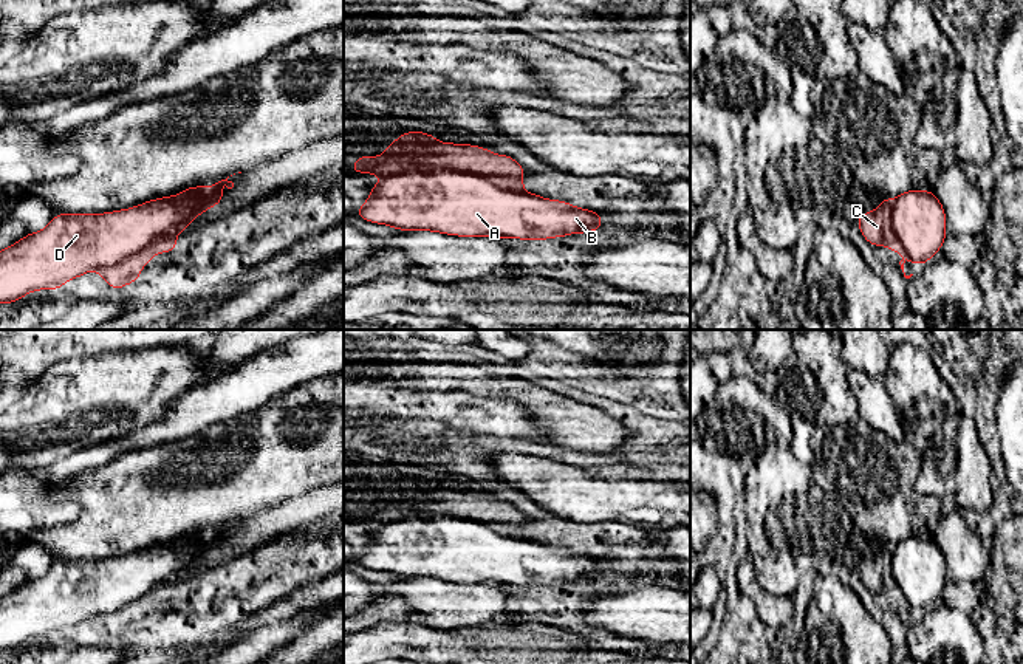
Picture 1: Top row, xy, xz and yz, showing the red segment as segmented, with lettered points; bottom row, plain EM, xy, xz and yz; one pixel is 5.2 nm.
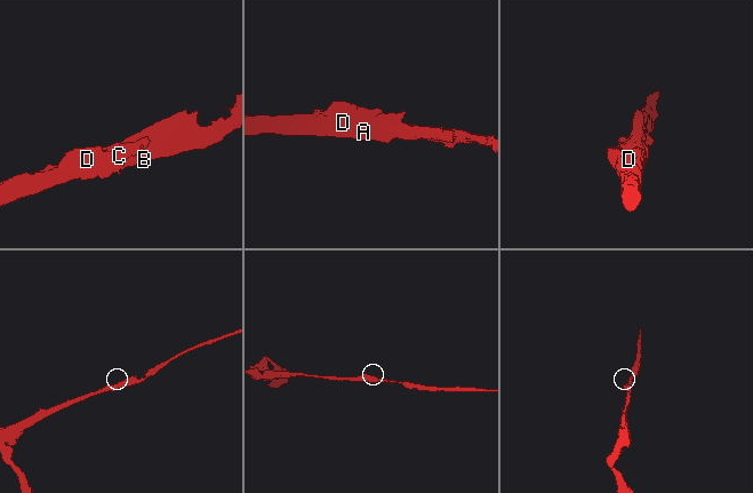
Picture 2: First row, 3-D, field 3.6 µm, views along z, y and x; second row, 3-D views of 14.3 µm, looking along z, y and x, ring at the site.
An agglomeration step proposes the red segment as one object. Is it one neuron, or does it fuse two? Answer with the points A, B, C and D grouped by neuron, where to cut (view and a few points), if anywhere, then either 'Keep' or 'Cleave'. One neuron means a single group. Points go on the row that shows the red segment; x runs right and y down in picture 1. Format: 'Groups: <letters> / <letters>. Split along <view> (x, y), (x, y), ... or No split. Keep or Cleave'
Groups: A B D / C. Split along xz (384, 174), (475, 172), (499, 188), (522, 192). Cleave

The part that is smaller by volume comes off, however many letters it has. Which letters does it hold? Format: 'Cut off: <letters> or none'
Cut off: C

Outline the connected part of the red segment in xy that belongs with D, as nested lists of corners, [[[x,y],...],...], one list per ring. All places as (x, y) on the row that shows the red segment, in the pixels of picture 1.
[[[228,183],[186,187],[173,197],[159,197],[130,209],[104,214],[56,214],[39,232],[0,251],[0,303],[14,303],[31,291],[57,291],[63,283],[98,268],[110,268],[147,248],[155,238],[187,229],[204,198]]]

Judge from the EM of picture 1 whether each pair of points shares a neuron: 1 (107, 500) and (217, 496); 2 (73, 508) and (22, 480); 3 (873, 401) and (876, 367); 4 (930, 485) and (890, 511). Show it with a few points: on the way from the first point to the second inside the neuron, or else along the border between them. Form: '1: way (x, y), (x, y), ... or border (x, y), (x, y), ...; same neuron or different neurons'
1: way (135, 500), (150, 496), (189, 496); same neuron
2: way (61, 508), (50, 508), (34, 492); same neuron
3: border (850, 369), (882, 376); different neurons
4: border (921, 457), (916, 488), (940, 499); different neurons

